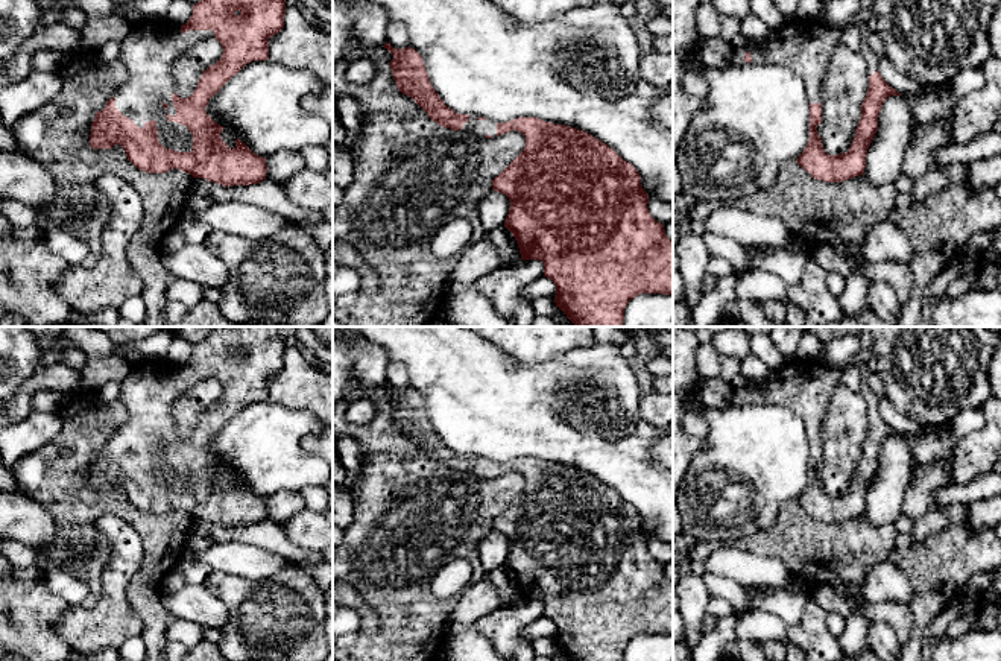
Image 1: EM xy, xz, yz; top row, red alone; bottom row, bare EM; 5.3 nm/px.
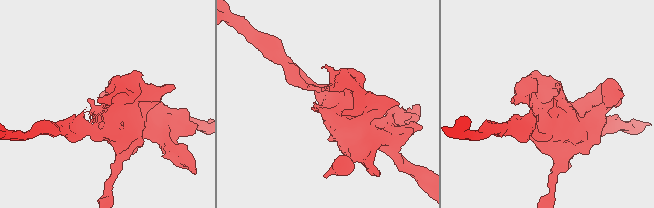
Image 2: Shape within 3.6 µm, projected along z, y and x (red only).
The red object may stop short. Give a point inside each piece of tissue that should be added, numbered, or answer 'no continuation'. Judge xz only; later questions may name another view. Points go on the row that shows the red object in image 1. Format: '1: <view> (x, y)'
1: xz (482, 128)

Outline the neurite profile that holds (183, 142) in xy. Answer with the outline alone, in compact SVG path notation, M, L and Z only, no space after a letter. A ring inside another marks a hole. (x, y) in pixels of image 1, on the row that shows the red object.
M156 103L155 122L156 122L159 143L166 149L172 149L178 152L191 152L193 150L193 134L188 129L184 132L173 131L166 114L167 111L163 106L163 103Z

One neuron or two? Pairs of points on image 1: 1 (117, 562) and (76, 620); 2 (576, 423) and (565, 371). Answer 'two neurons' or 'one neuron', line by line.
1: one neuron
2: one neuron

